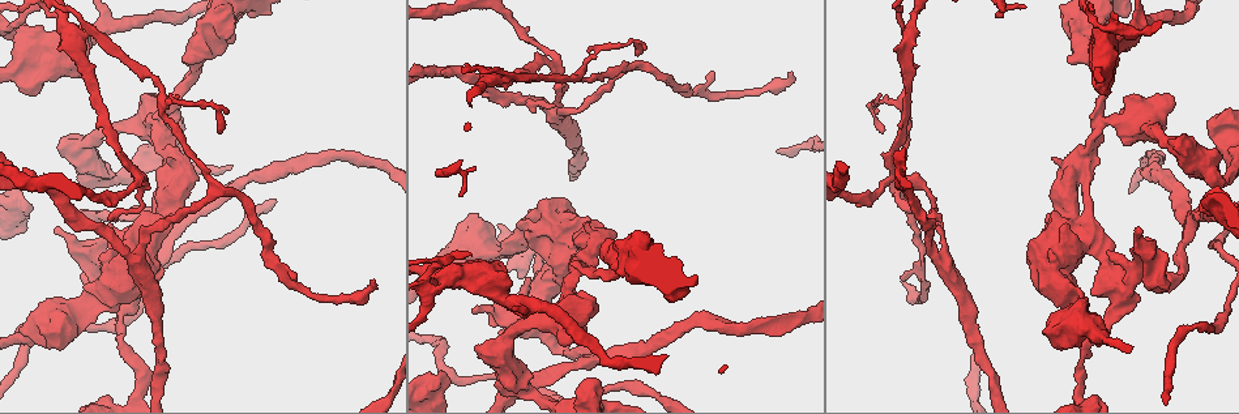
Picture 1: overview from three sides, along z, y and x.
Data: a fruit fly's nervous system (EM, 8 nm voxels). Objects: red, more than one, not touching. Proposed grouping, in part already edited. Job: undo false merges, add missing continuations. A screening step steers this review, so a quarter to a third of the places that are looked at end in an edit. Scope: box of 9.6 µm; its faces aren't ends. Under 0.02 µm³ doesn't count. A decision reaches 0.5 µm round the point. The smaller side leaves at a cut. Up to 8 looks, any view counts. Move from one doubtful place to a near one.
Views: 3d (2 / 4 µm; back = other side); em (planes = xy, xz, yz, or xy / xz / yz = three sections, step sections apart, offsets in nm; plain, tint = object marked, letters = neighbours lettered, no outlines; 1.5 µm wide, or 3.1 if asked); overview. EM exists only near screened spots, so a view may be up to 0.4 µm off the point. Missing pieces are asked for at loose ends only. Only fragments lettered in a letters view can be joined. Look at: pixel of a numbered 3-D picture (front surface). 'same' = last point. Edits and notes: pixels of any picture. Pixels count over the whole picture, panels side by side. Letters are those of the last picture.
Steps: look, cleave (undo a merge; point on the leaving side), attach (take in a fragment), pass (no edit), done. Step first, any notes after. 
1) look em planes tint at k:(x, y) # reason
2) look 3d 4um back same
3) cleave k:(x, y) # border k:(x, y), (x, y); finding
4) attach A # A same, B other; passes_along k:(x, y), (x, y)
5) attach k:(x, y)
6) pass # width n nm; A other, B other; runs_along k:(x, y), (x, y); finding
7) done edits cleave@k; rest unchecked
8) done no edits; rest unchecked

look 3d 4um at 1:(436, 359) # narrows sharply

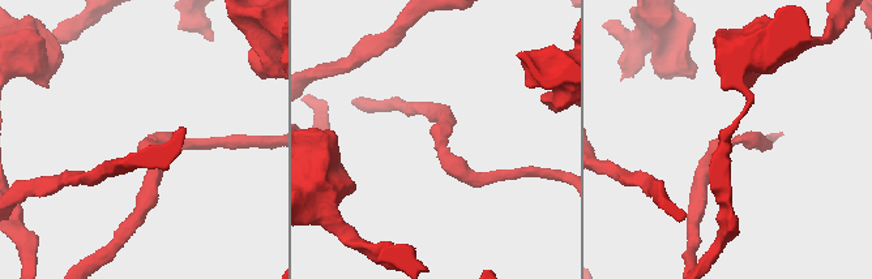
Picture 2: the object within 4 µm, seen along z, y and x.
look em planes tint at 2:(439, 145) # arm_widths 190, 200 nm; now the EM

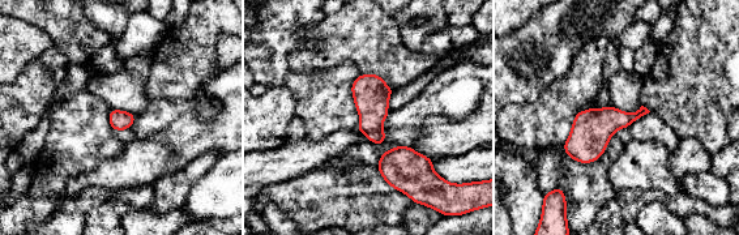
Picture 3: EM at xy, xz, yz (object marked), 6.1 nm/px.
look em planes letters same

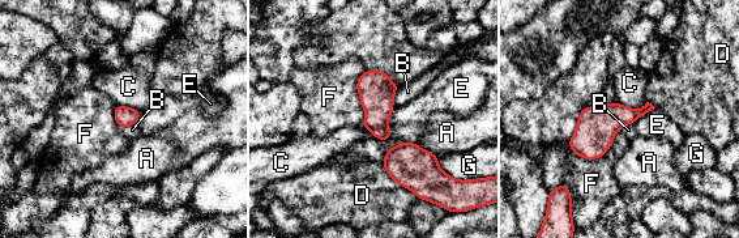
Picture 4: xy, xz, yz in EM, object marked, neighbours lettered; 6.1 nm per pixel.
pass # width 120 nm; A other, B other, C other, D other, E other, F other, G other; border 4:(400, 86), (393, 96), (393, 106); one cell here

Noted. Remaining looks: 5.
look em yz step 4 plain at 1:(436, 290)

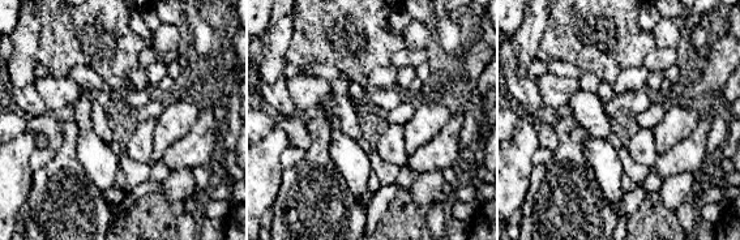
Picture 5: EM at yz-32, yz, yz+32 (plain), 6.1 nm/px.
look em yz step 4 tint same

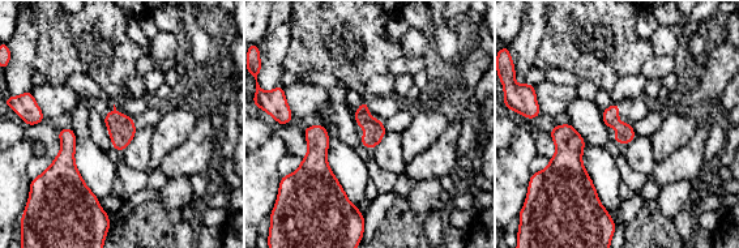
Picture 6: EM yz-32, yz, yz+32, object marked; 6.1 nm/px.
look em yz step 4 letters same # what lies round it

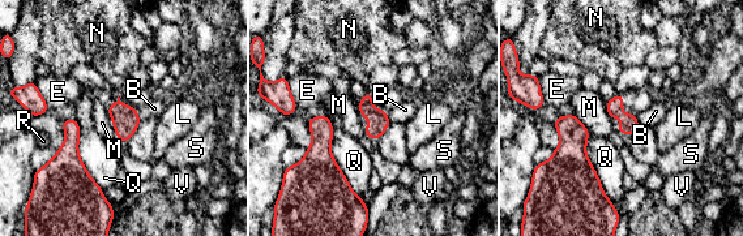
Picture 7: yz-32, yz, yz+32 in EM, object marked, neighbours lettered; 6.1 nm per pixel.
cleave 7:(379, 121) # width 110 nm; B other, E other, L other, M other, N other, Q other, R other, S other, V other; border 7:(371, 104), (361, 112); two cells meet here

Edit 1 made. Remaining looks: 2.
done edits cleave@7; rest unchecked

